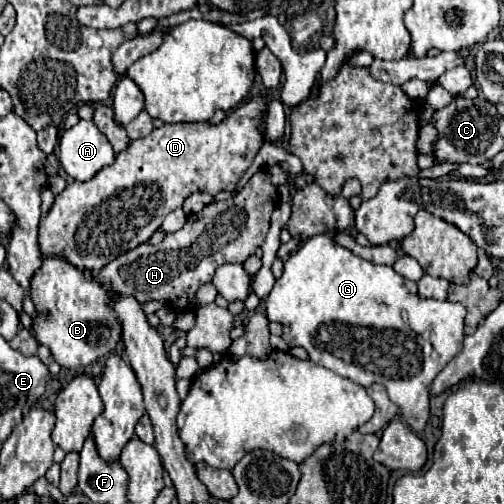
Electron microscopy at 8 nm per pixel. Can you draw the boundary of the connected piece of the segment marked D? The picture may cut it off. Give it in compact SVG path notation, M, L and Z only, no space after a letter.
M250 96L238 108L234 108L222 122L182 122L182 124L164 124L154 128L146 138L130 140L128 148L116 154L114 164L102 168L88 182L72 182L56 196L54 206L40 220L40 250L44 256L64 256L76 268L100 270L104 264L112 262L116 256L144 244L160 228L162 220L176 208L182 208L182 202L196 192L232 192L238 186L238 180L252 166L256 152L264 144L264 134L260 130L266 112L266 98Z

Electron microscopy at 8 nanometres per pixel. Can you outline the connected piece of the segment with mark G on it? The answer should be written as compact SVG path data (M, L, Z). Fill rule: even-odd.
M318 234L308 238L284 262L284 274L266 298L266 316L284 328L284 342L304 348L314 364L322 364L364 388L372 382L384 384L390 400L400 408L402 418L412 430L420 432L430 418L430 384L462 348L466 310L458 302L420 300L416 284L394 272L392 266L376 266L362 260L348 248L336 244L330 234ZM408 324L426 324L426 332L414 332Z

